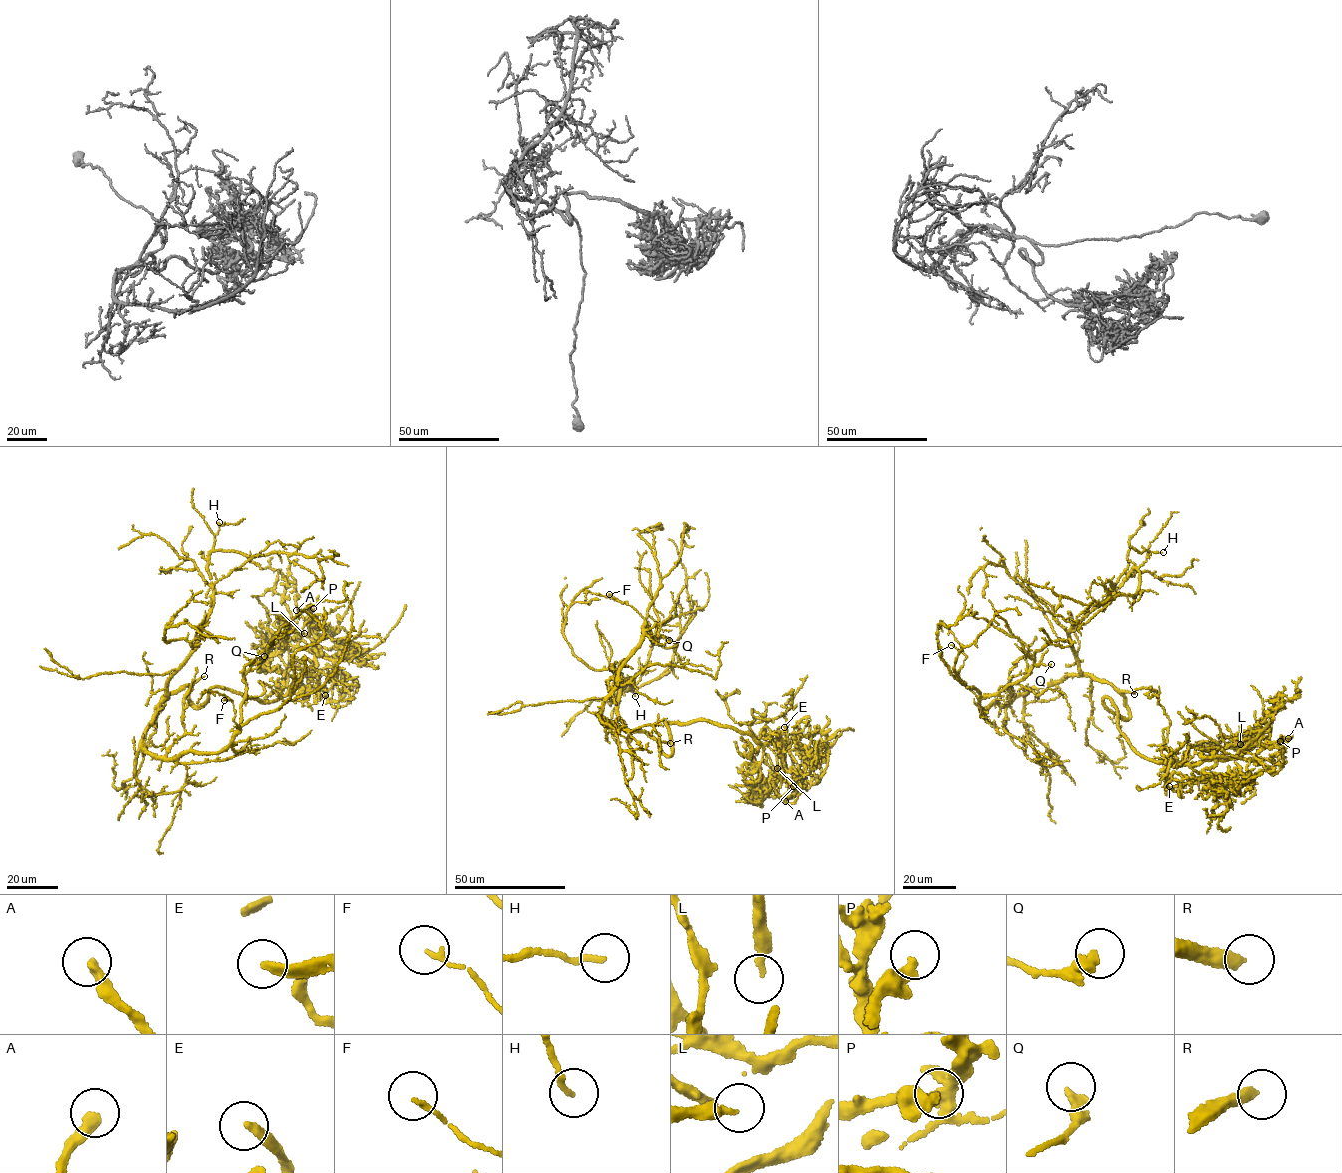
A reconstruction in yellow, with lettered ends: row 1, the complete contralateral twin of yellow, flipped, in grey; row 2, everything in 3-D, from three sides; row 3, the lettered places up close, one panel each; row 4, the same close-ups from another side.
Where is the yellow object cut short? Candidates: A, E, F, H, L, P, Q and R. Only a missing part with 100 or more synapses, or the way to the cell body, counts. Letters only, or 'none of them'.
L, R

